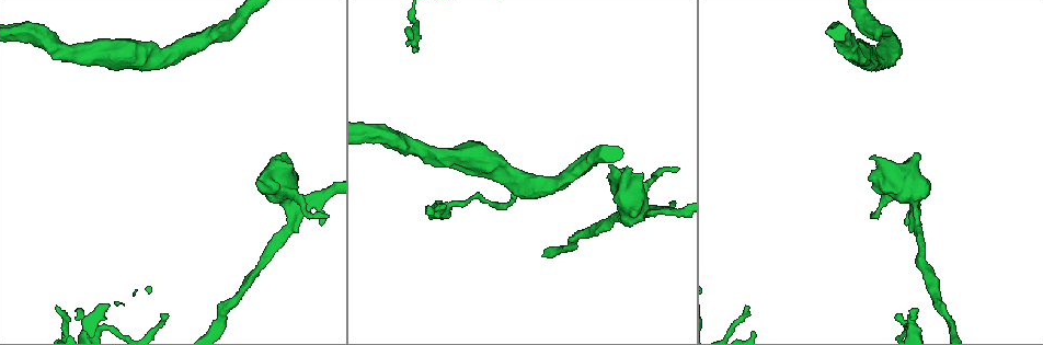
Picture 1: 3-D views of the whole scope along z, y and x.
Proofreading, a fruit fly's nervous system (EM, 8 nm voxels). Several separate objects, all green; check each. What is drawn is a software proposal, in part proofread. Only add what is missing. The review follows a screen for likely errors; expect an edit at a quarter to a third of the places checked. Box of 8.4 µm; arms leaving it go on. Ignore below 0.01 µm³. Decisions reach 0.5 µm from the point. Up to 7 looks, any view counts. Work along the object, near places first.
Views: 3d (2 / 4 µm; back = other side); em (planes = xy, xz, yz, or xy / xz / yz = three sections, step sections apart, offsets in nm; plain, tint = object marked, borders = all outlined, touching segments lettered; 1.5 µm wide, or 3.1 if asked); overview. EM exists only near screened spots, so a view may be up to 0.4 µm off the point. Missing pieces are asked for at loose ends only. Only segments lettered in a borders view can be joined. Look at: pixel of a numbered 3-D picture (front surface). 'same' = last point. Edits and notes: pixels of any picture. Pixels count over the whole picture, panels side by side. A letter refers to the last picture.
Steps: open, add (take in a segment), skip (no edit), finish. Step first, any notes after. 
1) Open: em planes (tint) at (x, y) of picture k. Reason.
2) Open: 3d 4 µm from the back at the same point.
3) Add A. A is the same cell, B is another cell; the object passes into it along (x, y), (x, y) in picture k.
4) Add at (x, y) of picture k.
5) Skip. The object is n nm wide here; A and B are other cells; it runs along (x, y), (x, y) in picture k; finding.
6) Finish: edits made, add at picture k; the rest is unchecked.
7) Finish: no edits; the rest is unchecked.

Open: em yz step 4 (tint) at (161, 315) of picture 1. Tapers out.

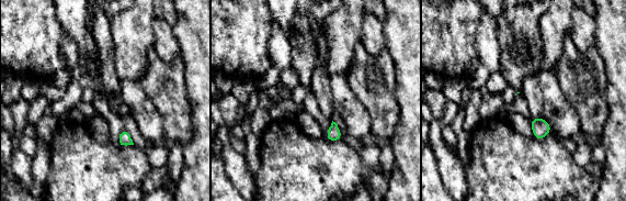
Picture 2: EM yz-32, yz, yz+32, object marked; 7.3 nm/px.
Open: em planes (borders) at the same point.

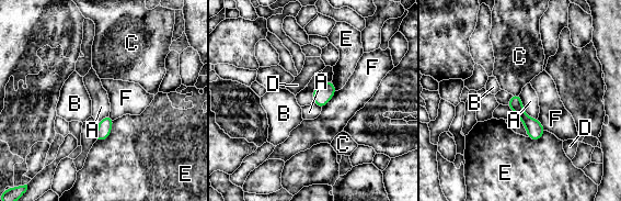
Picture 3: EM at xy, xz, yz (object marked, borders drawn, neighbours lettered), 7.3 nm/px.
Skip. A, B, C, D, E and F are other cells; a border runs along (518, 95), (524, 110), (537, 119) in picture 3; none of them fits.

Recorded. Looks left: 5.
Open: 3d 2 µm at (320, 222) of picture 1. Free end.

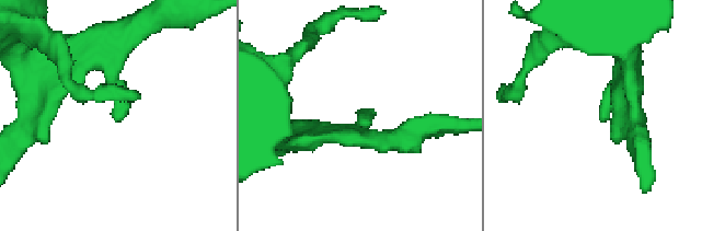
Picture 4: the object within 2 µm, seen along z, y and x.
Open: em xz step 4 (borders) at (603, 115) of picture 4. Now the EM.

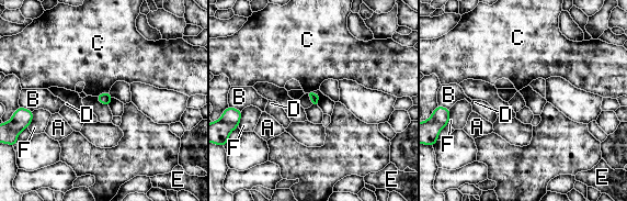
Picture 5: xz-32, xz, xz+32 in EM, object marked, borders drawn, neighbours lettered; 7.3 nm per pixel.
Open: em planes (borders) at the same point. Another direction.

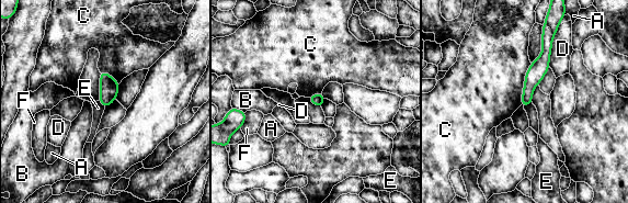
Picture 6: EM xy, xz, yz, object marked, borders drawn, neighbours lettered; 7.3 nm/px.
Skip. A, B, C, D, E and F are other cells; no lettered segment goes on from it.

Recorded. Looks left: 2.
Finish: no edits; the rest is unchecked.

